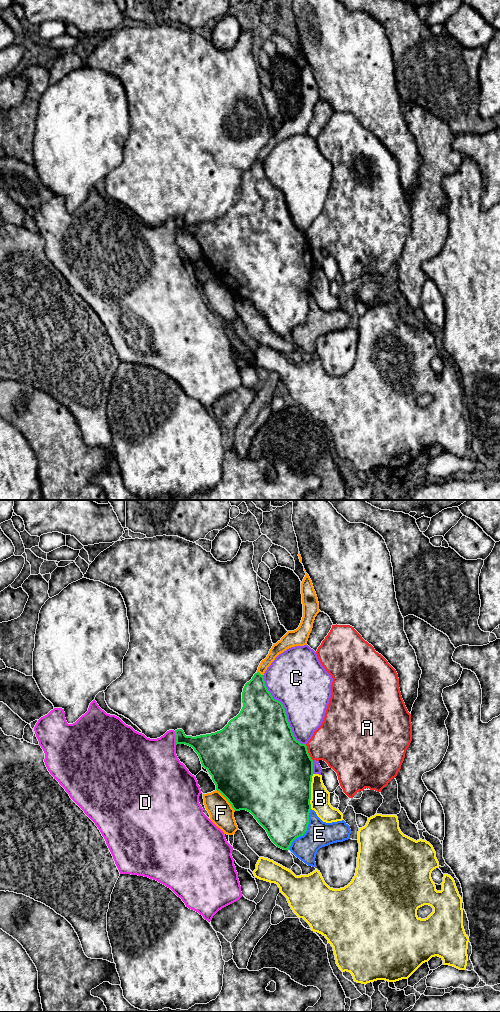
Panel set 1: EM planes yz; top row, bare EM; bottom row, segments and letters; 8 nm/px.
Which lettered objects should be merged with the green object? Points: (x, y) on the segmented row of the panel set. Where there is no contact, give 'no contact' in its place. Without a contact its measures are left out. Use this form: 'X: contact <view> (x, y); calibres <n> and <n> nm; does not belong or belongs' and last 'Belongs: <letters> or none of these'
A: contact yz (307, 752); calibres 500 and 360 nm; does not belong
B: contact yz (310, 791); calibres 500 and 160 nm; does not belong
C: contact yz (284, 711); calibres 460 and 440 nm; does not belong
D: contact yz (176, 738); calibres 190 and 360 nm; does not belong
E: contact yz (306, 830); calibres 420 and 220 nm; does not belong
F: contact yz (227, 799); calibres 500 and 190 nm; does not belong
Belongs: none of these

